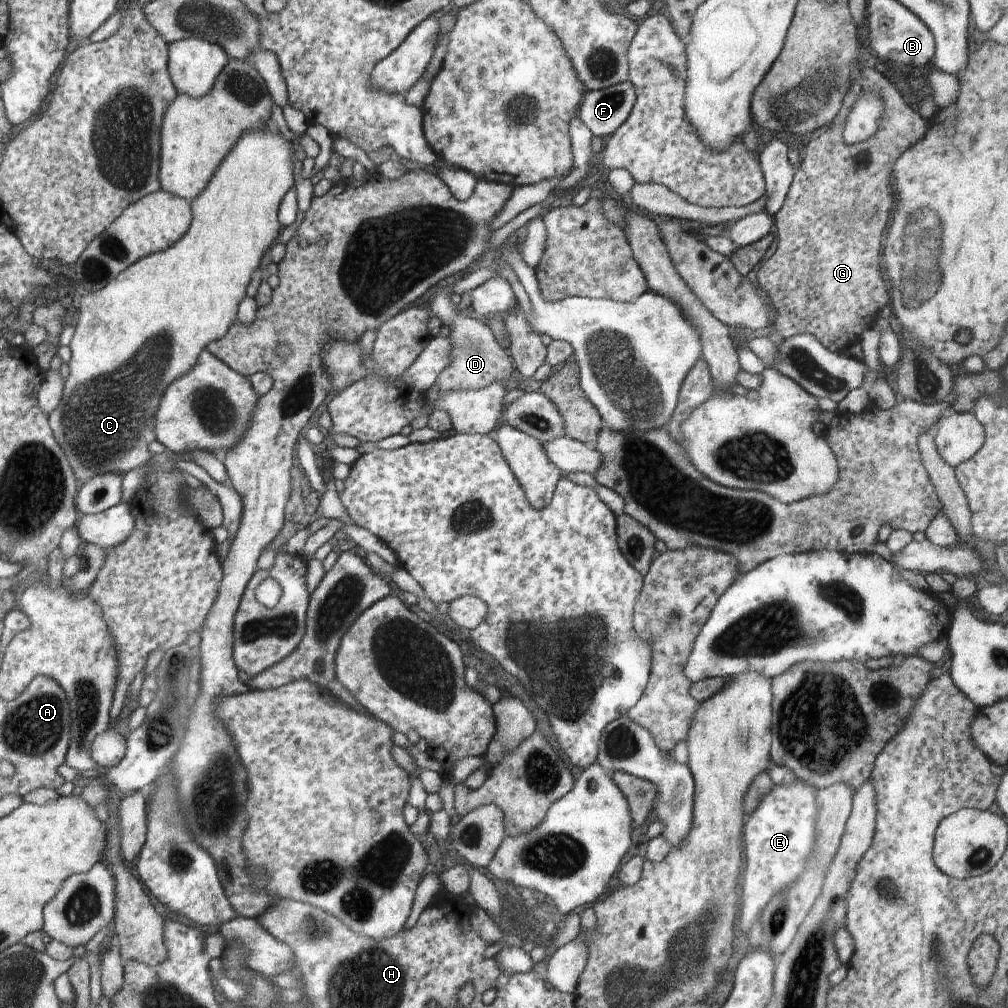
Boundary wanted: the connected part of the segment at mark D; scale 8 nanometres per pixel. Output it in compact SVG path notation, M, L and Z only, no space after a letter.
M443 292L438 294L429 305L434 318L437 318L440 322L440 326L444 325L450 328L451 361L434 381L438 386L439 394L450 391L483 389L494 383L504 384L510 374L514 372L515 366L504 349L498 345L496 338L488 325L484 323L484 320L466 318L450 301L450 296Z

